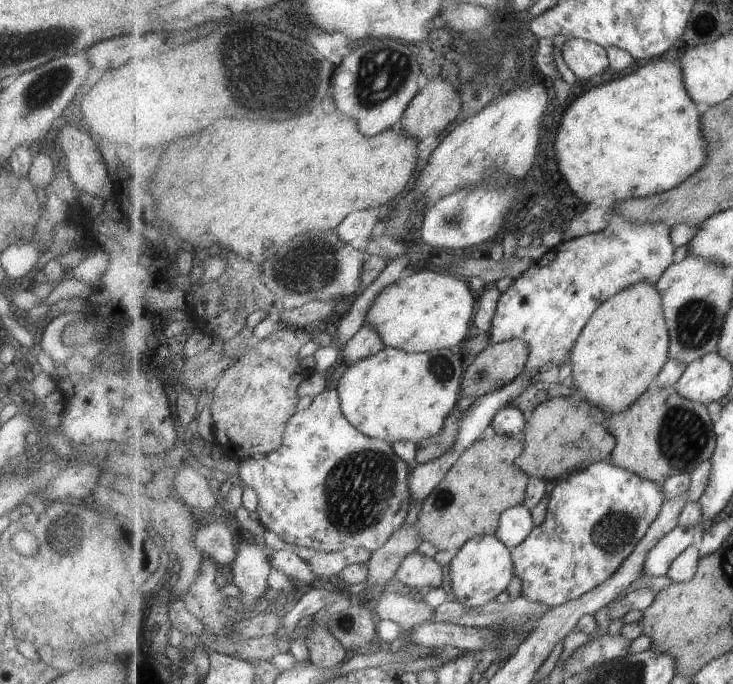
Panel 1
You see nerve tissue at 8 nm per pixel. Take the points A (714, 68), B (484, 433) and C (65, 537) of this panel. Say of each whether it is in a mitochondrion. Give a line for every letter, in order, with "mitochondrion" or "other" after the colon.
A: other
B: other
C: mitochondrion

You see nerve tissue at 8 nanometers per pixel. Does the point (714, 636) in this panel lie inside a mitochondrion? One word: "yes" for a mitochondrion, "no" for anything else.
no

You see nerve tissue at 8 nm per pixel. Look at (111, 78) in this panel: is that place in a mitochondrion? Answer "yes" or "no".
no

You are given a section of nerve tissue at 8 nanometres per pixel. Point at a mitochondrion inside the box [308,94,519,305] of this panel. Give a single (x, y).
(453, 220)

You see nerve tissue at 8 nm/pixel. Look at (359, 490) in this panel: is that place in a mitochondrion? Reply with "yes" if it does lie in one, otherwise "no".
yes

